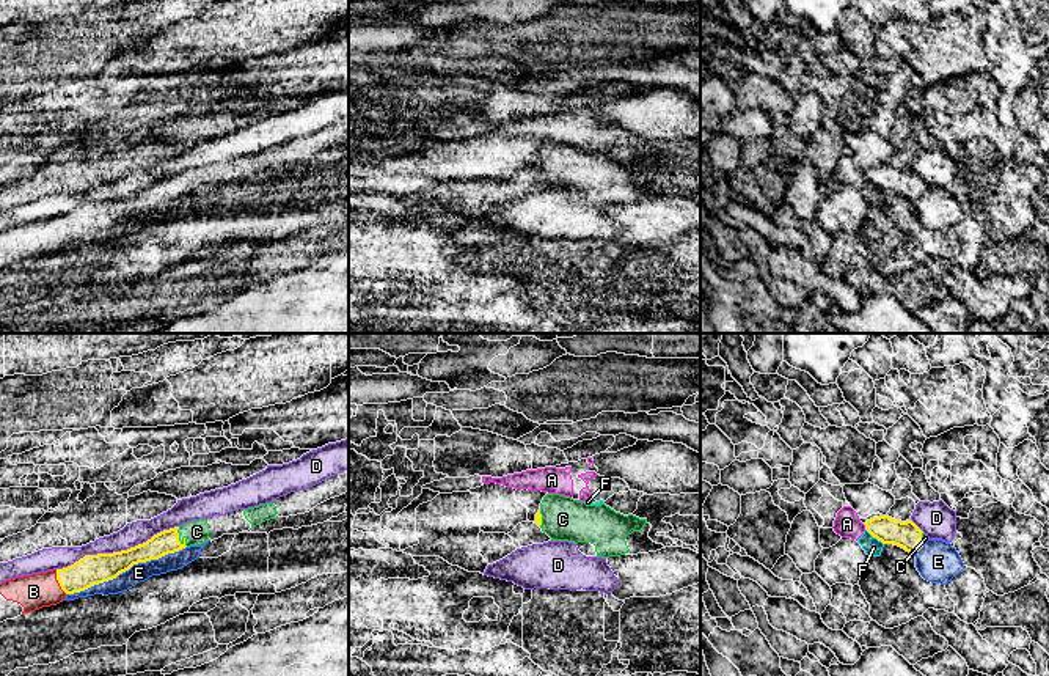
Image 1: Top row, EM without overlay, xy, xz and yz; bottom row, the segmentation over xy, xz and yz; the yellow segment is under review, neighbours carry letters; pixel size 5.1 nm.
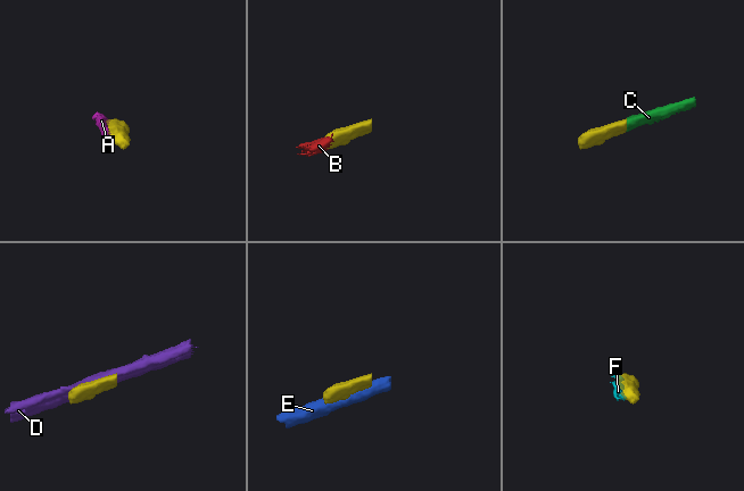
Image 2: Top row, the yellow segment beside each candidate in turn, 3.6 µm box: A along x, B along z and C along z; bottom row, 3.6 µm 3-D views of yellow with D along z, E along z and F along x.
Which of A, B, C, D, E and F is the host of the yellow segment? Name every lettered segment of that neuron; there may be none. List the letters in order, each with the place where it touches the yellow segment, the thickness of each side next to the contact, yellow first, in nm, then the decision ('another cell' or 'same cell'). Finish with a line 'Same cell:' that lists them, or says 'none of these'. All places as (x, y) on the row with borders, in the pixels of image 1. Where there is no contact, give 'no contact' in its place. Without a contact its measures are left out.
A: meets yellow in yz at (866, 527); 140 nm thick on the yellow side, 140 nm on the other; another cell
B: meets yellow in xy at (58, 582); 160 nm thick on the yellow side, 180 nm on the other; same cell
C: meets yellow in xy at (178, 538); 120 nm thick on the yellow side, 130 nm on the other; same cell
D: meets yellow in xy at (116, 552); 160 nm thick on the yellow side, 120 nm on the other; another cell
E: meets yellow in xy at (126, 569); 160 nm thick on the yellow side, 100 nm on the other; another cell
F: meets yellow in yz at (875, 536); 140 nm thick on the yellow side, 90 nm on the other; another cell
Same cell: B, C

